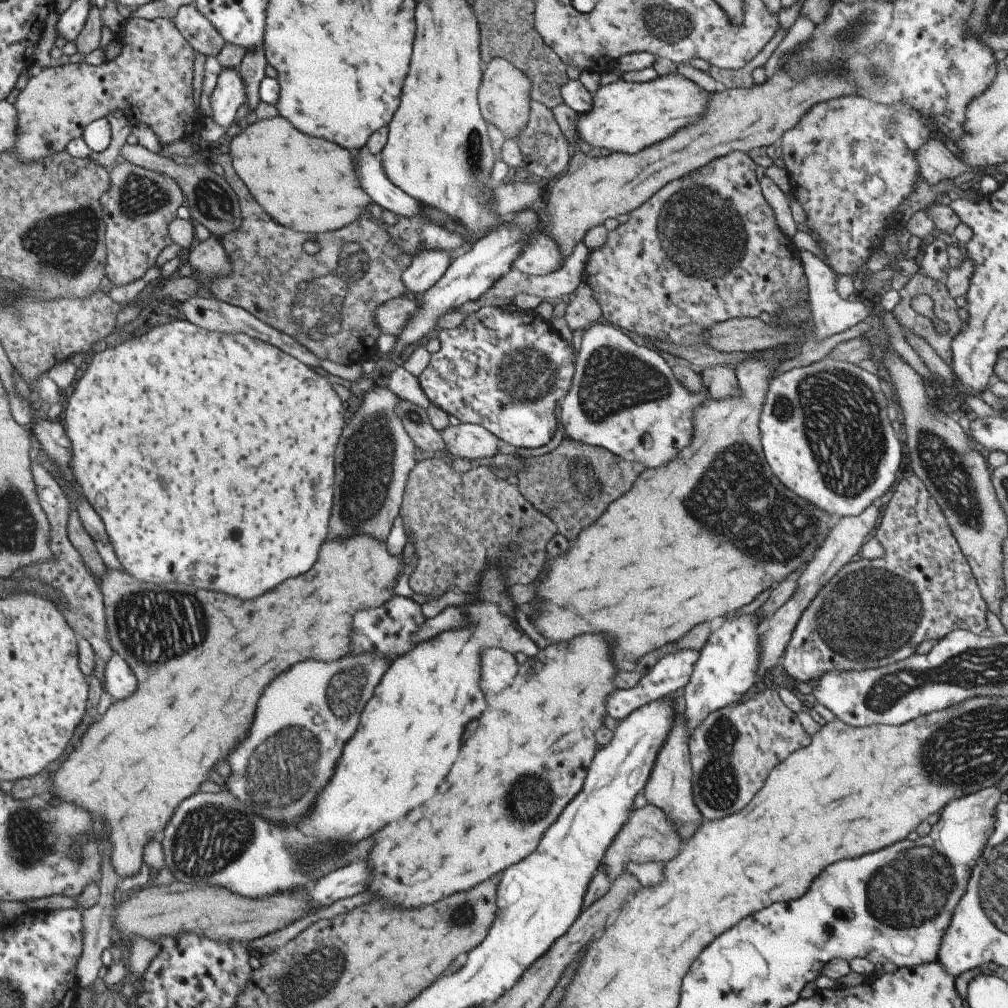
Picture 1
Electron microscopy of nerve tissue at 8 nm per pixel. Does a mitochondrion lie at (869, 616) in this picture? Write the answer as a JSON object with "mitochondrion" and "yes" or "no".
{"mitochondrion":"yes"}

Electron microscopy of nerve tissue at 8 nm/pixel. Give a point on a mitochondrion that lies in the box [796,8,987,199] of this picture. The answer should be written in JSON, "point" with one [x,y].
{"point":[883,81]}

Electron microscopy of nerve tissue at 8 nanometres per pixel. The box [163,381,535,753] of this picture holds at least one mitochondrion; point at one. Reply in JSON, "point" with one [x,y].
{"point":[368,465]}

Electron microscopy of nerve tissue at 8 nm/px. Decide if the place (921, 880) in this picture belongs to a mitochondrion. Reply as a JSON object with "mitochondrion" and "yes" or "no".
{"mitochondrion":"yes"}

